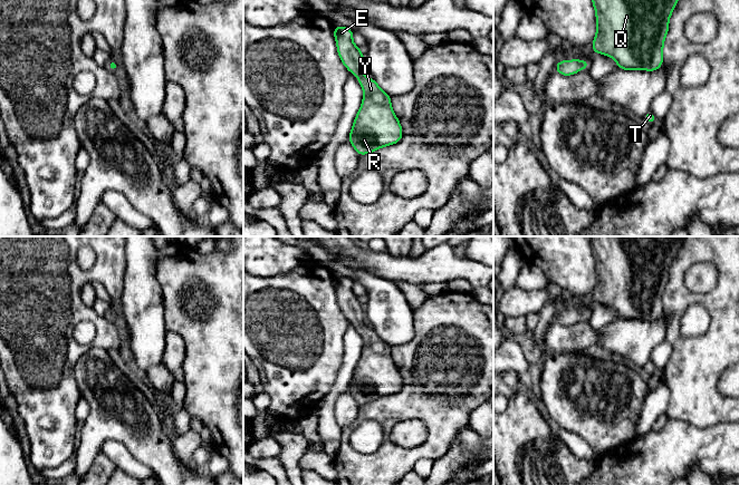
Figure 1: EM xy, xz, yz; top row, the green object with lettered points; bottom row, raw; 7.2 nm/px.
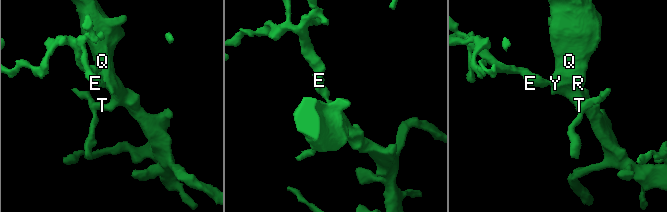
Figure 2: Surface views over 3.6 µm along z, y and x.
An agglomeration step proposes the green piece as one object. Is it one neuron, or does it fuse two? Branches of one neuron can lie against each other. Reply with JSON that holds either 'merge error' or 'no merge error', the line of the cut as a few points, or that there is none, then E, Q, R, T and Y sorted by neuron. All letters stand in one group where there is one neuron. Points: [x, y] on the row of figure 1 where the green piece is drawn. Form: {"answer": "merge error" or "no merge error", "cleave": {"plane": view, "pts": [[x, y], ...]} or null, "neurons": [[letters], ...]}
{"answer": "no merge error", "cleave": null, "neurons": [["E", "Q", "R", "T", "Y"]]}

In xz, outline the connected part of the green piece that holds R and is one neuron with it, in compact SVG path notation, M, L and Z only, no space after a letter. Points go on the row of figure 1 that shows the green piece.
M334 26L334 37L338 56L348 71L357 77L364 90L362 106L348 135L349 143L359 156L393 145L402 139L403 132L399 118L393 113L391 96L373 78L365 77L363 52L353 42L353 30Z

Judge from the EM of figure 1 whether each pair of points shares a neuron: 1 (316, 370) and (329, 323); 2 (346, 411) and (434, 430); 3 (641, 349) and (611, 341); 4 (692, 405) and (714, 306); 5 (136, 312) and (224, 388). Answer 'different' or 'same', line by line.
1: same
2: different
3: same
4: same
5: different

